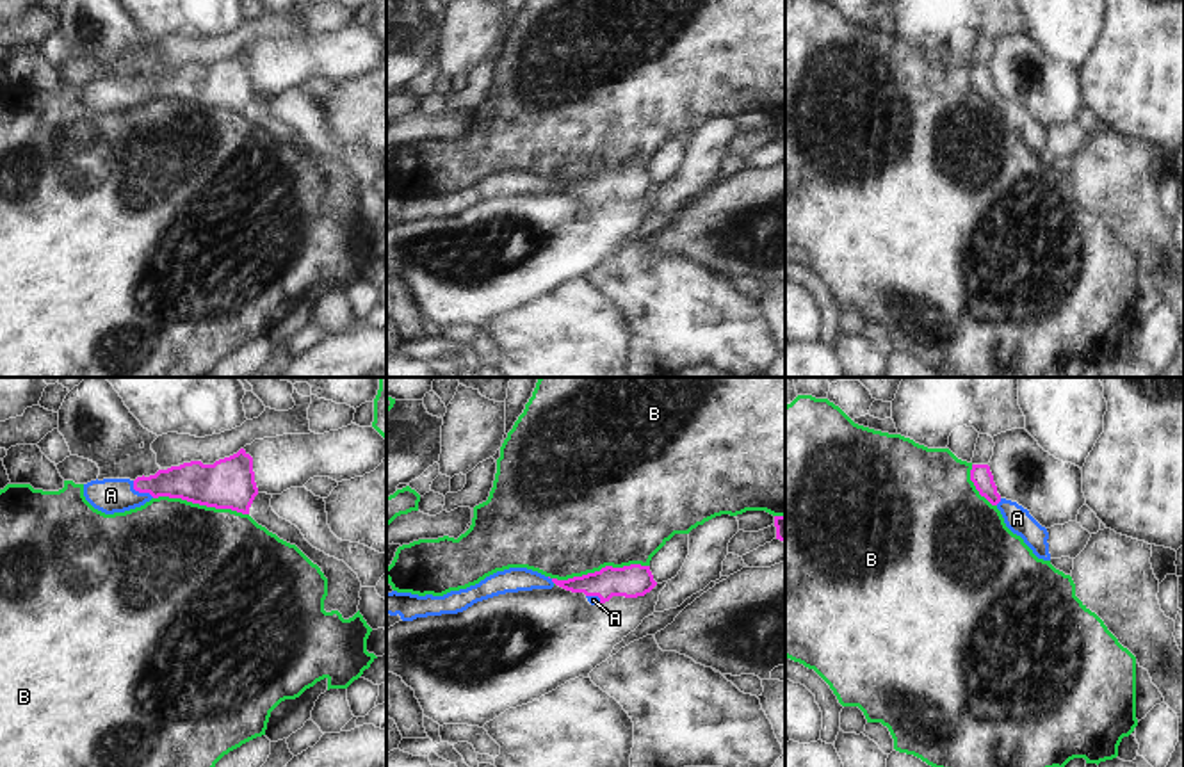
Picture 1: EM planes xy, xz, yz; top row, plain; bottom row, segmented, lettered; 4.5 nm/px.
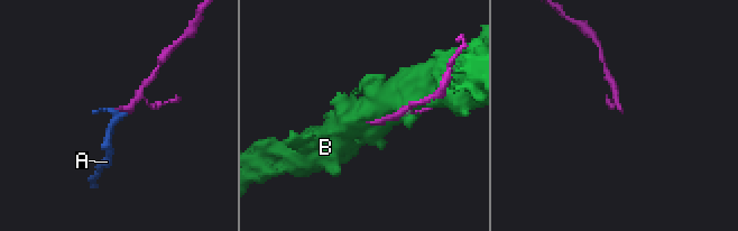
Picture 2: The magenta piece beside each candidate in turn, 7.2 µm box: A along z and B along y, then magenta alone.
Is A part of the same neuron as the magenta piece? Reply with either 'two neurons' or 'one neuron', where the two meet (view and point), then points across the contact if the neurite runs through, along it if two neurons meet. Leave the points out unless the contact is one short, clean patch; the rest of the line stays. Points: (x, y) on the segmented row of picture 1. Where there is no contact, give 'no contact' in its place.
one neuron | xy (141, 492) | across xy (193, 481), (162, 483), (141, 492), (111, 495)

